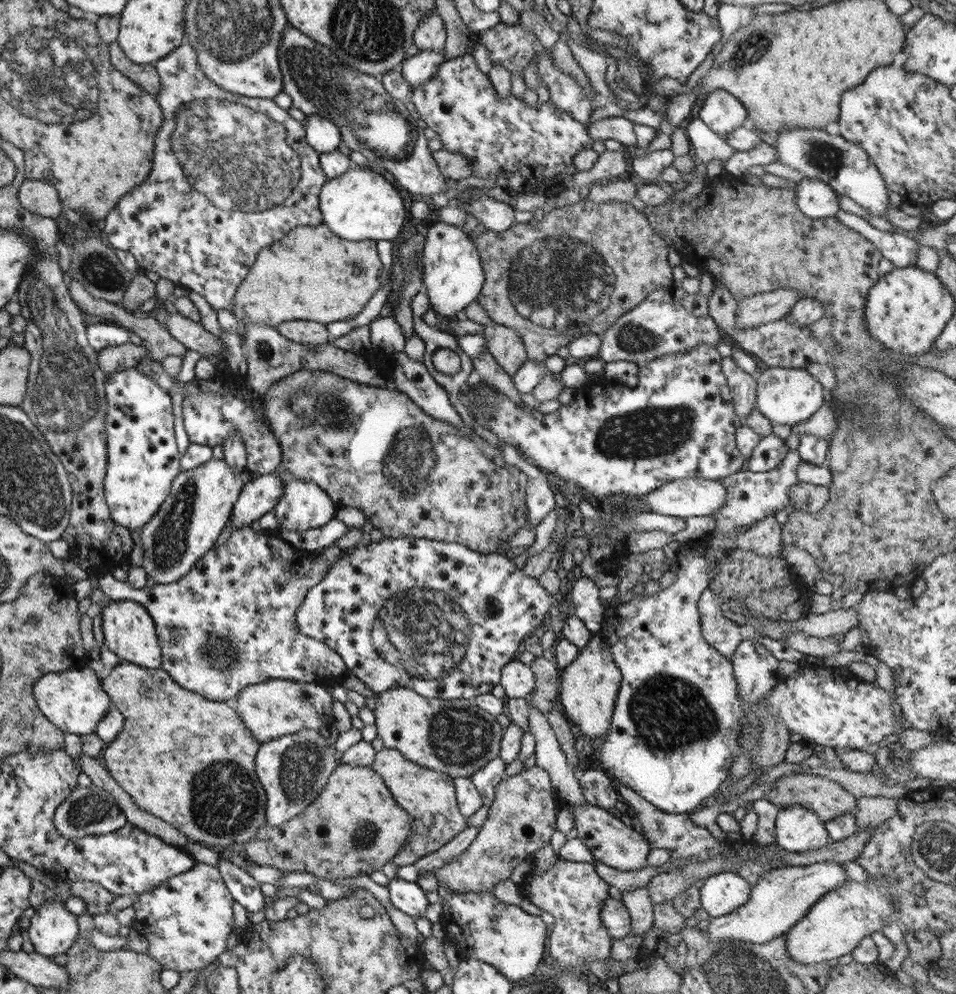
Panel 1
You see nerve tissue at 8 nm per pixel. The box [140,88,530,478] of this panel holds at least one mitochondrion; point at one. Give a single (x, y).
(207, 133)

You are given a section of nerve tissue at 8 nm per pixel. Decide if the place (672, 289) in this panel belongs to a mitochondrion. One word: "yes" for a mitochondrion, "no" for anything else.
no

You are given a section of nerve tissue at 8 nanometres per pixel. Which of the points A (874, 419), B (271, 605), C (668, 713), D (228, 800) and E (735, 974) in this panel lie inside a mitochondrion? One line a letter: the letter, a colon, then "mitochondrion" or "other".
A: mitochondrion
B: other
C: mitochondrion
D: mitochondrion
E: mitochondrion

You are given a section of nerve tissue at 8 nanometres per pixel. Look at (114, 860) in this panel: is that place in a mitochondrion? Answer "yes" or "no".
yes

